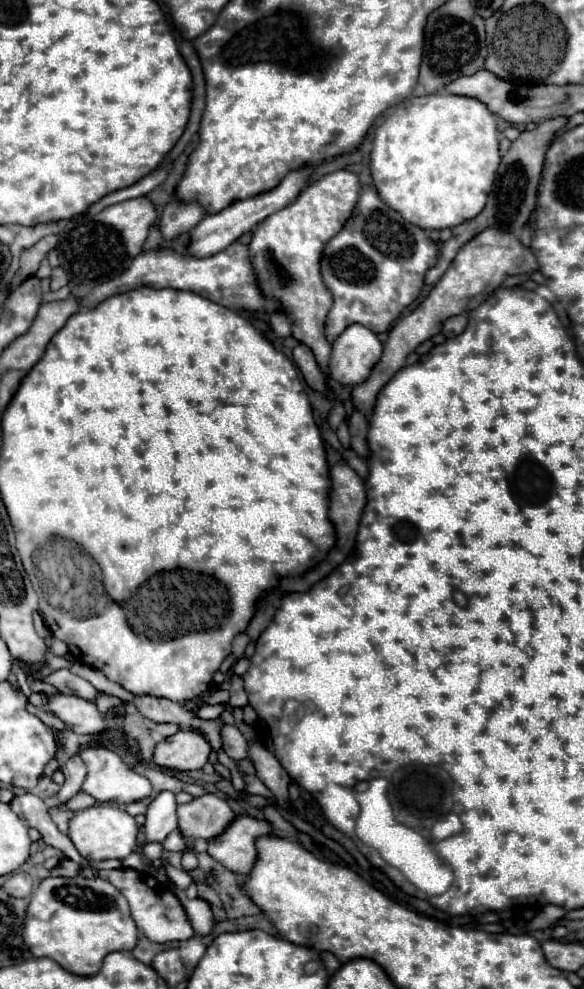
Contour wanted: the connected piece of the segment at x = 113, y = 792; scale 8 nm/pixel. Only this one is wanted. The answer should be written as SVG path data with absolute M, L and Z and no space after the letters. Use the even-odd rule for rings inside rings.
M103 743L89 745L89 747L81 749L79 755L81 755L81 759L87 765L87 779L85 779L83 789L89 795L93 795L97 801L127 805L131 801L139 801L150 795L152 786L149 780L141 777L141 775L137 775L115 751L107 749Z

